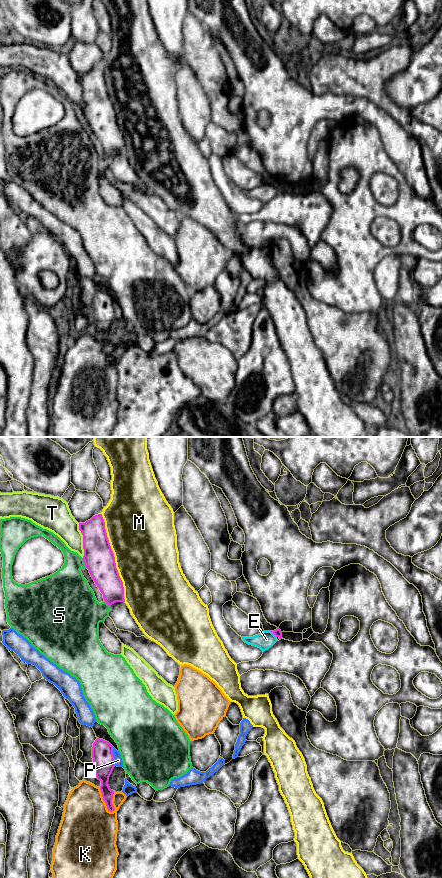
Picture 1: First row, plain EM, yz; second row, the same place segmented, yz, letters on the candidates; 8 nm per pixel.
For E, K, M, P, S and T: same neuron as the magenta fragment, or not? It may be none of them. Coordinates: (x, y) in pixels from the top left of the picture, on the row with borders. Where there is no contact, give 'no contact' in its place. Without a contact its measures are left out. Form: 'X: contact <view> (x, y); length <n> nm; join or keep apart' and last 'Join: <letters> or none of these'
E: contact yz (273, 633); length 80 nm; keep apart
K: contact yz (104, 800); length 220 nm; keep apart
M: contact yz (114, 557); length 750 nm; keep apart
P: contact yz (113, 756); length 150 nm; keep apart
S: contact yz (84, 562); length 90 nm; keep apart
T: contact yz (83, 540); length 280 nm; keep apart
Join: none of these

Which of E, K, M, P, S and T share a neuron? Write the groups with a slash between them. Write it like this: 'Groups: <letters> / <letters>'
Groups: E T / K / M / P / S

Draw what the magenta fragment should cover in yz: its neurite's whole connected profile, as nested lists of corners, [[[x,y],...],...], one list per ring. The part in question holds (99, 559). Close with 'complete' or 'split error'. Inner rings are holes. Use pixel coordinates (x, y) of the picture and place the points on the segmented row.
[[[102,514],[79,523],[83,535],[83,560],[95,584],[103,594],[104,601],[111,606],[125,602],[123,582],[116,568]]] | complete

